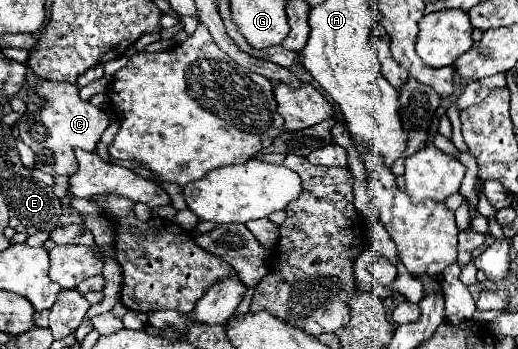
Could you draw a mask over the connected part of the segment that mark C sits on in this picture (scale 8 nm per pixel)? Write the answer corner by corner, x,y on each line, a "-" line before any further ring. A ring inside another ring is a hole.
39,80
35,84
35,94
43,100
43,108
27,120
17,124
17,132
21,140
35,152
35,162
41,172
49,174
73,174
77,170
75,148
83,148
93,152
95,144
99,142
101,134
109,126
107,114
93,106
89,100
79,96
79,86
69,82
53,82
53,80

